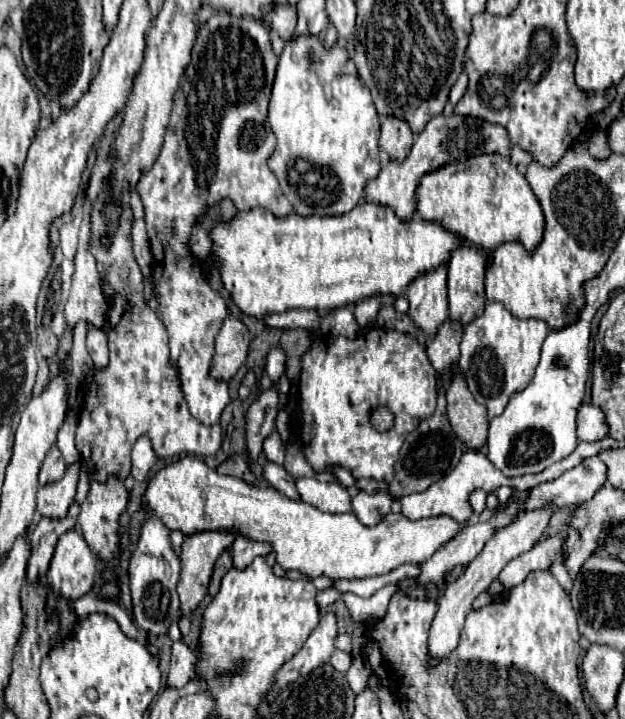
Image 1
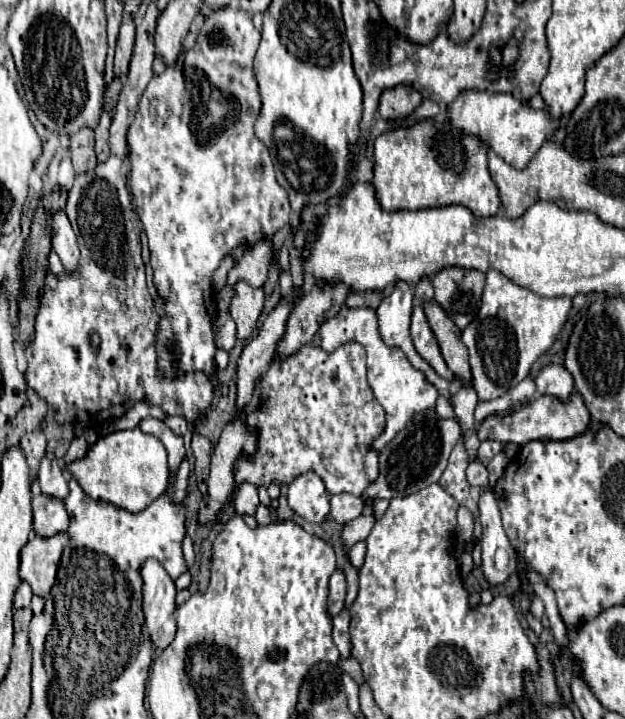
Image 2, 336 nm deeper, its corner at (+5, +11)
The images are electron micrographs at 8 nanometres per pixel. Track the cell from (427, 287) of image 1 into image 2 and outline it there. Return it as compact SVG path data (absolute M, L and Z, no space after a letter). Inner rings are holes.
M416 305L414 307L414 313L412 313L412 325L410 325L410 335L412 335L412 341L414 341L414 347L416 351L422 355L422 359L426 363L430 363L430 367L446 381L454 381L454 373L446 367L444 359L442 359L442 353L440 353L440 347L438 347L438 341L426 321L426 315L422 311L422 305Z

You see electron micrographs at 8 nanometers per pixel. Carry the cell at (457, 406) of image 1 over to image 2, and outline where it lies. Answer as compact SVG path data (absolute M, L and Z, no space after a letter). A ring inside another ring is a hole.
M426 301L424 313L430 329L436 335L436 341L440 345L446 365L454 371L456 379L468 381L472 375L468 365L468 349L460 339L460 329L454 325L454 321L450 321L446 311L436 301Z

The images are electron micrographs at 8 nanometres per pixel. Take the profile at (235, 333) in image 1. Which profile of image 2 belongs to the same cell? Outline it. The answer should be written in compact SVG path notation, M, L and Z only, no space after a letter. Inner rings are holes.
M246 281L234 285L234 297L230 301L230 315L238 327L238 339L248 339L256 327L256 321L262 313L264 289L254 289Z

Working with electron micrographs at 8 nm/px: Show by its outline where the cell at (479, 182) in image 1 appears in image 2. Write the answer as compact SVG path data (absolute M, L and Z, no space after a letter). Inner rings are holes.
M444 111L416 125L398 127L376 137L372 185L380 207L386 211L444 205L464 205L476 217L490 217L500 211L498 187L488 173L484 143L452 127Z

